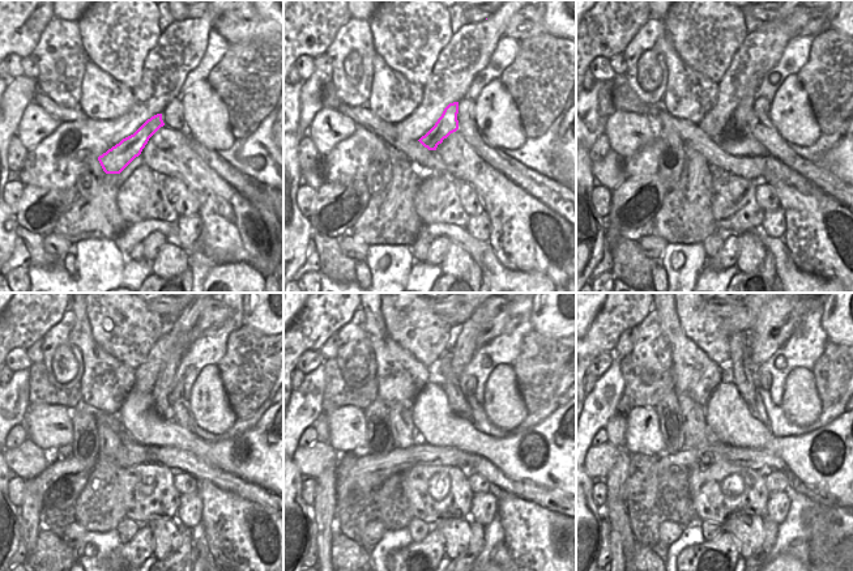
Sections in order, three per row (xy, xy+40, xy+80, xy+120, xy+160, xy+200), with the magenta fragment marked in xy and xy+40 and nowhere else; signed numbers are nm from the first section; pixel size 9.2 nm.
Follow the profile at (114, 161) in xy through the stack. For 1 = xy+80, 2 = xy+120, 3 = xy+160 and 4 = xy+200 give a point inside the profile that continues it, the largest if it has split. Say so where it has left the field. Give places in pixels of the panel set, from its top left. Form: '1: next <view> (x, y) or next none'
1: next xy+80 (742, 122)
2: next xy+120 (183, 323)
3: next xy+160 (464, 349)
4: next xy+200 (747, 392)

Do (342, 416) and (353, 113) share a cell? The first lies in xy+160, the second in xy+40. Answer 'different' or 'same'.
different

